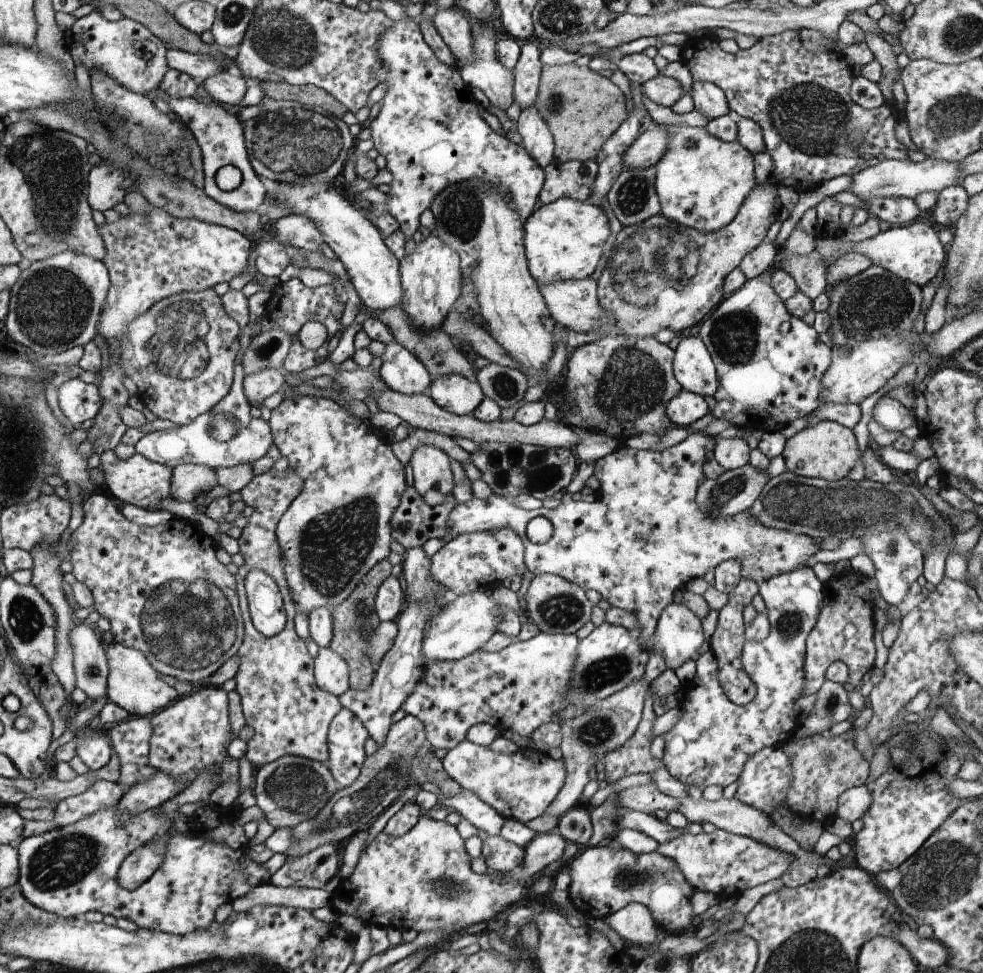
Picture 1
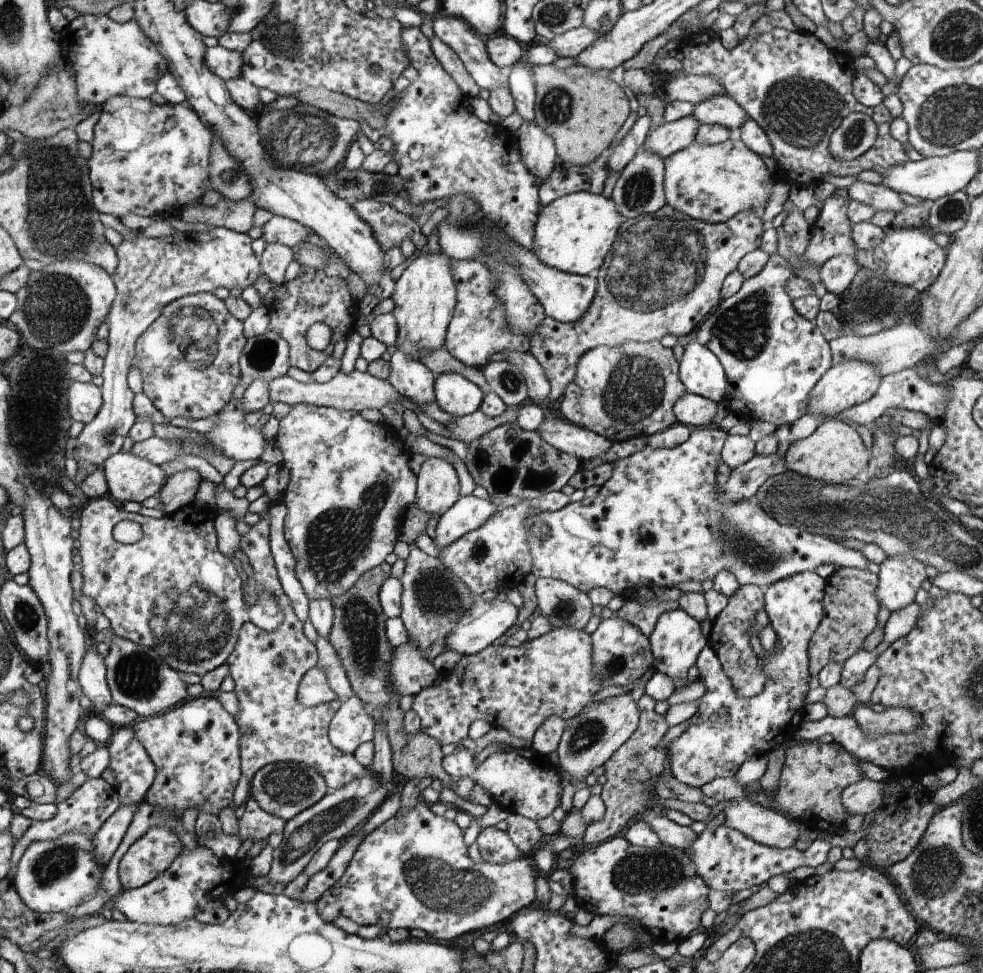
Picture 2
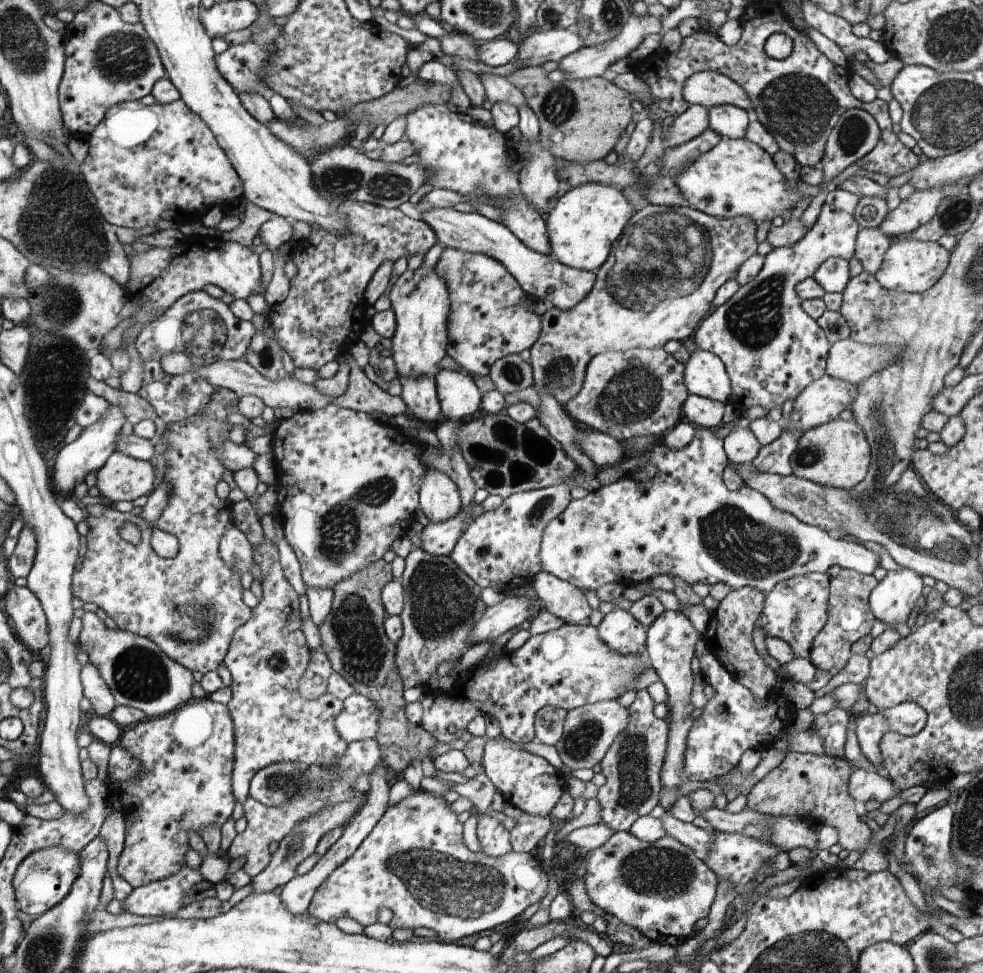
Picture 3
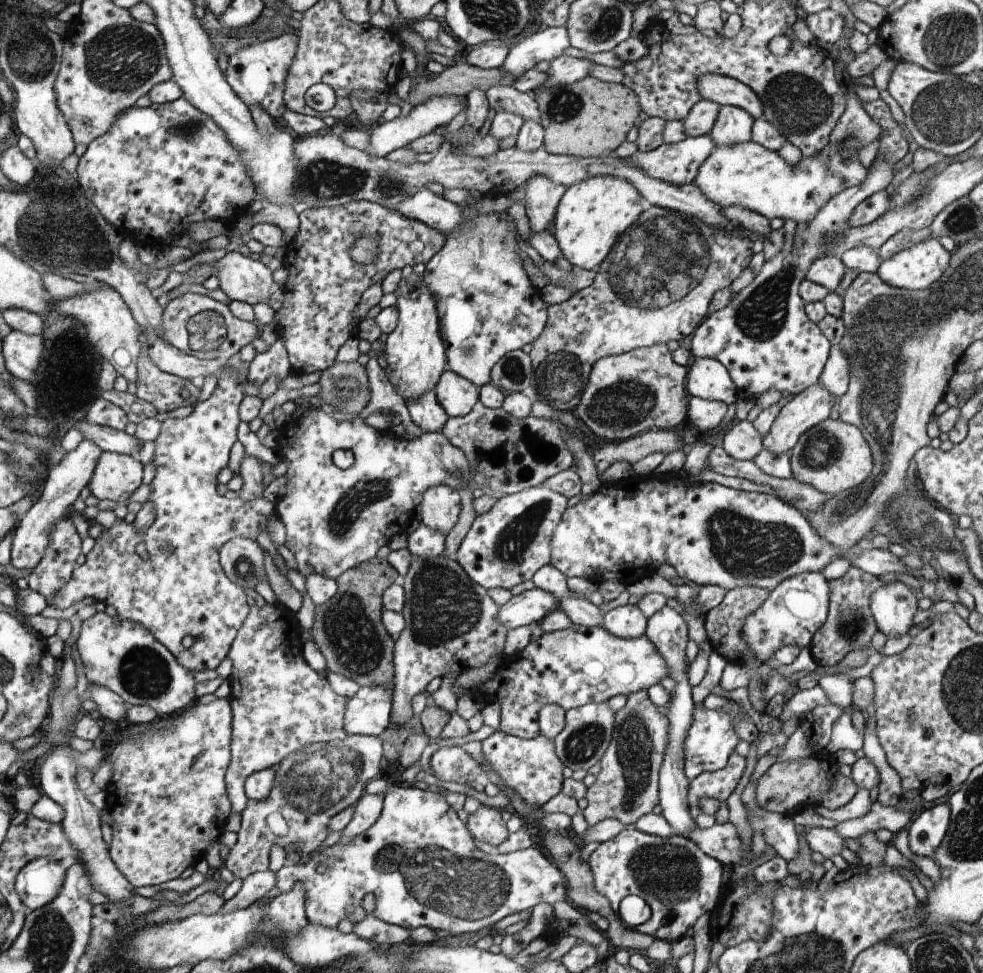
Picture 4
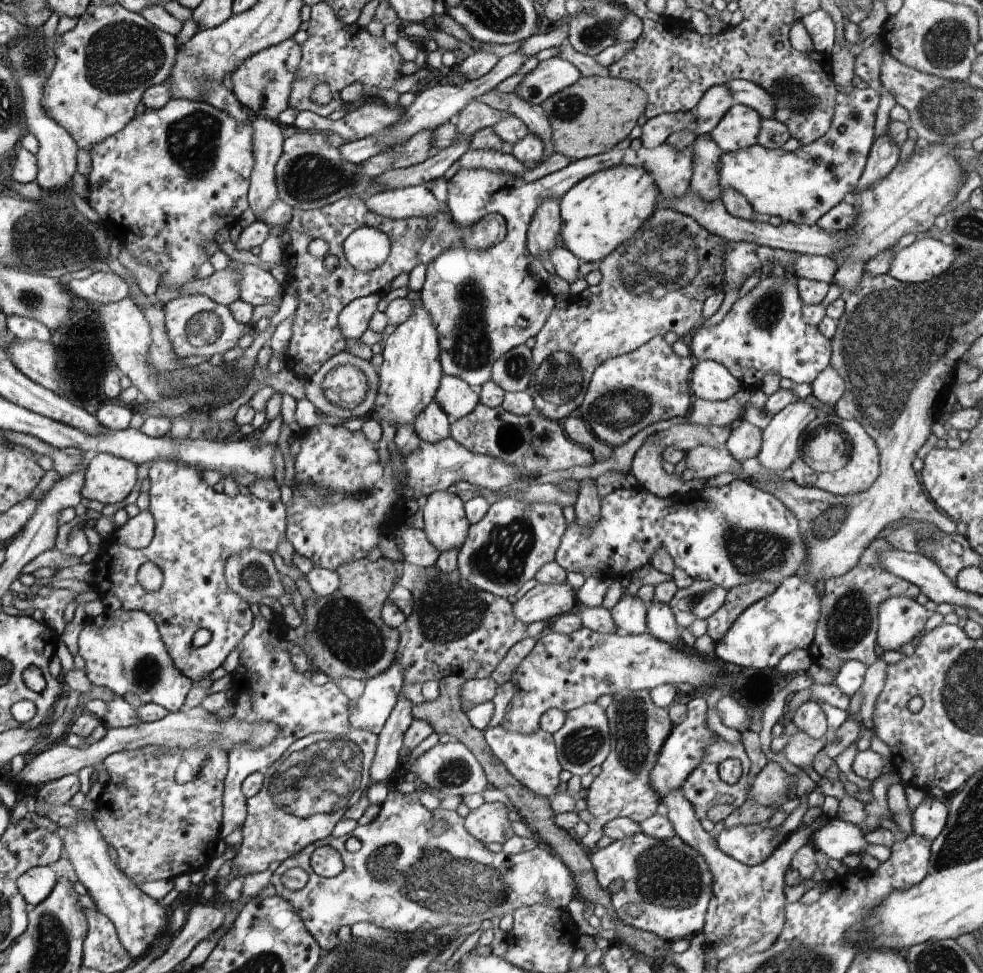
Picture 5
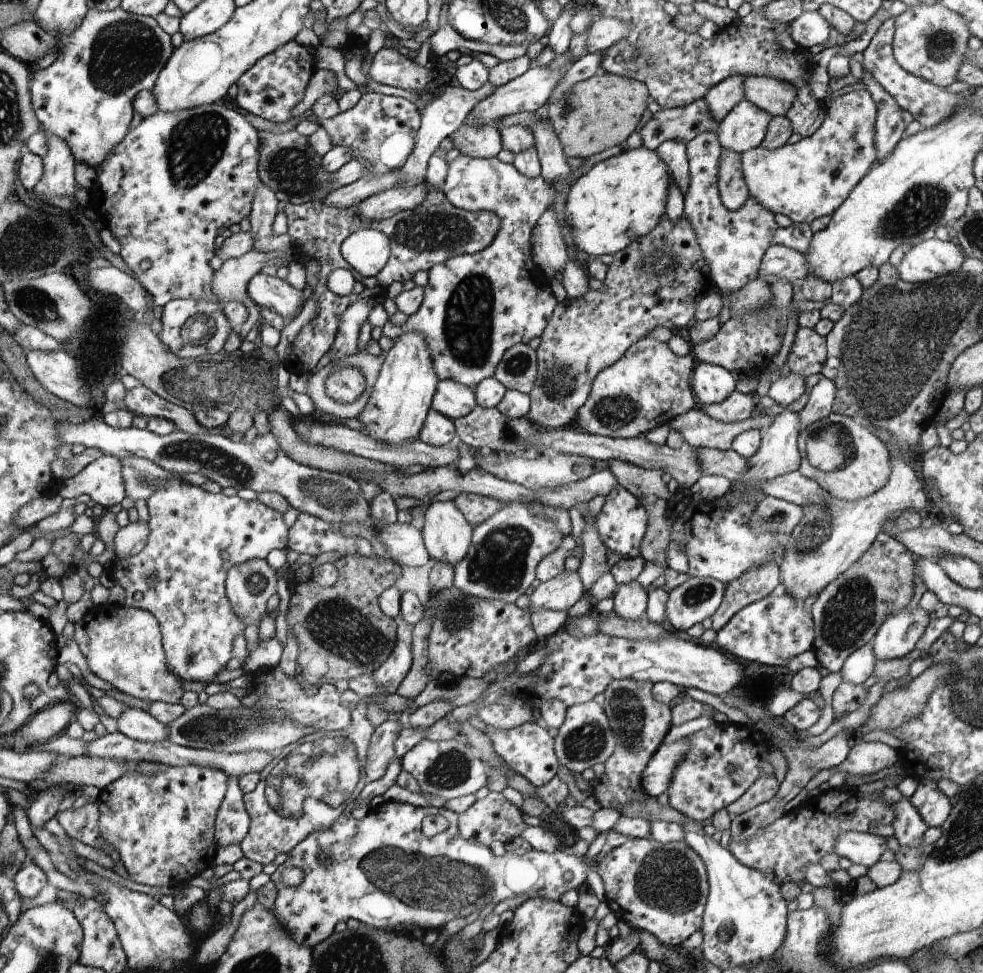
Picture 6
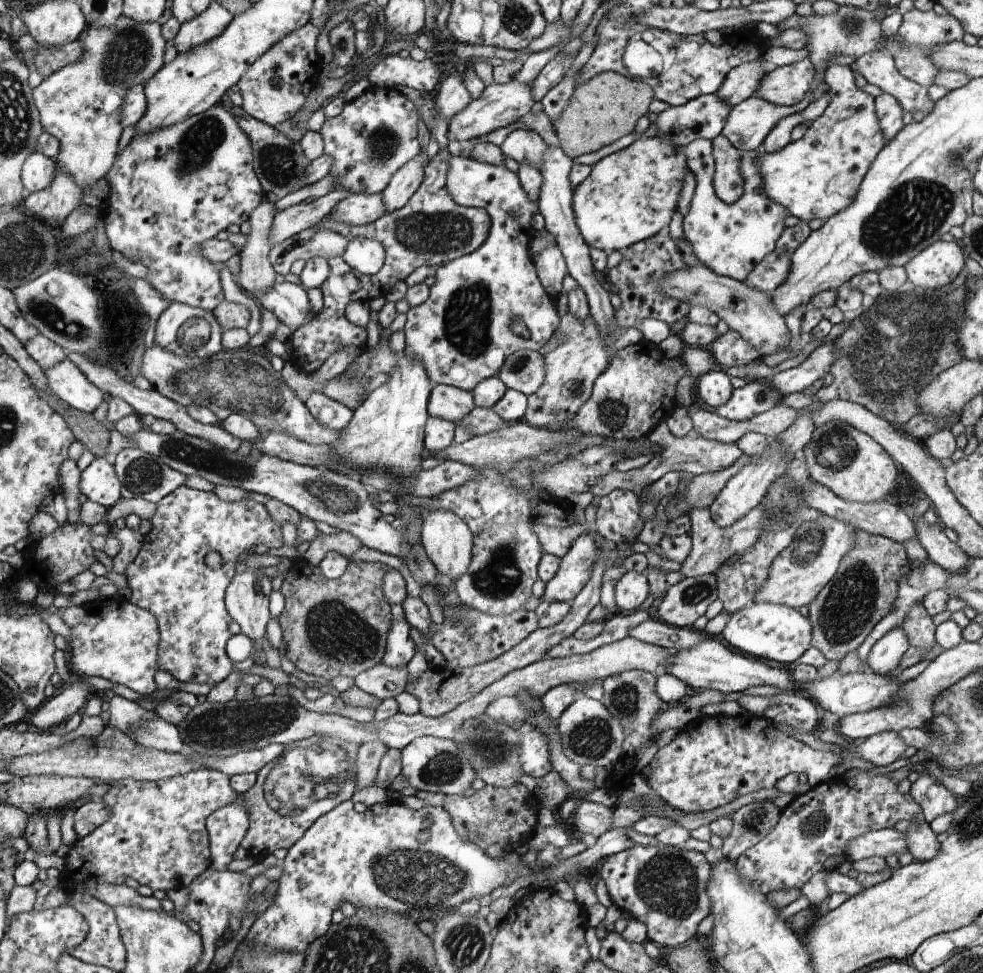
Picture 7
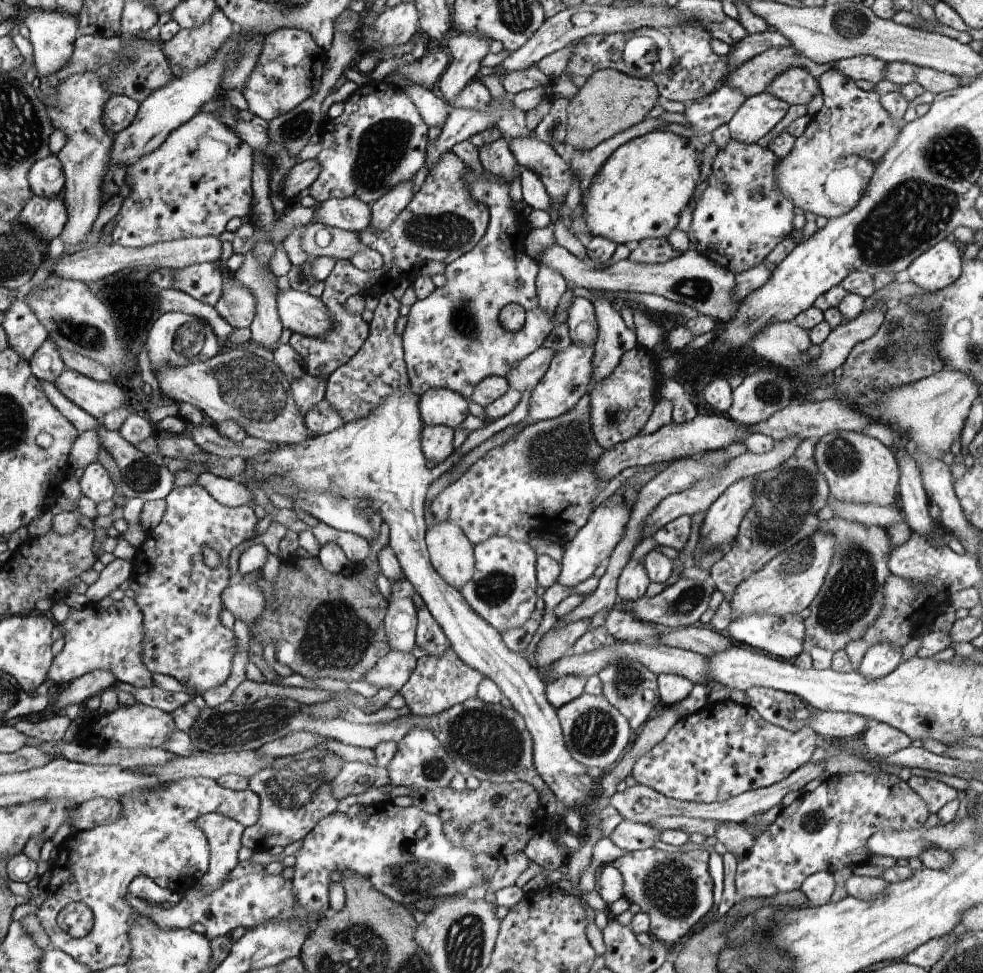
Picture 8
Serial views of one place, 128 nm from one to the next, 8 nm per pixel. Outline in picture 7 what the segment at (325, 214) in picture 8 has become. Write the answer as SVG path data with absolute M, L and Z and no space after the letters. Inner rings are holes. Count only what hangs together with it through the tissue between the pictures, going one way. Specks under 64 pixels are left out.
M352 193L335 206L331 217L345 225L361 227L372 224L384 216L386 209L388 208L381 193Z

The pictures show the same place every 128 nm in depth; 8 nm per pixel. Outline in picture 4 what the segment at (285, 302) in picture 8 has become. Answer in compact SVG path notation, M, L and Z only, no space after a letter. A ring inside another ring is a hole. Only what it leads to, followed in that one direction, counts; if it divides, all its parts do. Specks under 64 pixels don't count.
M228 252L223 258L209 264L211 275L218 274L219 287L231 301L242 301L254 306L267 302L277 288L272 271L259 260Z

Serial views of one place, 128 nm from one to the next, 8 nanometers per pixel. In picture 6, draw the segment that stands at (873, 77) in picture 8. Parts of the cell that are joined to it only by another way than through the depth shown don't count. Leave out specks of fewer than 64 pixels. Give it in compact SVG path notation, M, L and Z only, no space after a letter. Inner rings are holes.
M887 15L887 19L879 26L878 31L863 51L861 65L896 100L901 109L908 110L914 120L920 122L923 128L929 129L931 126L945 121L945 118L949 117L954 109L957 109L957 104L962 97L958 93L950 94L943 87L916 78L896 62L893 57L893 36L896 19L897 17Z

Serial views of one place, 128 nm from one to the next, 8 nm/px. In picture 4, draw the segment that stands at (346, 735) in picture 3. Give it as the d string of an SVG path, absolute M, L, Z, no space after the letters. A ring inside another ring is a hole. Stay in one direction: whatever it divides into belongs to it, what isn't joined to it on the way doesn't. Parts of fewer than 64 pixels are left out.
M380 685L360 687L349 700L345 727L349 735L380 737L391 724L393 688Z

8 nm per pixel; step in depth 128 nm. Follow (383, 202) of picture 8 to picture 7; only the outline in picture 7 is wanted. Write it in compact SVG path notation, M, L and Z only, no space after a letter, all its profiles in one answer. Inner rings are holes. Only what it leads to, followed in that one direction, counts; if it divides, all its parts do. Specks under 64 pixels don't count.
M418 155L409 160L381 192L384 196L385 206L388 208L385 210L386 213L400 210L418 190L425 175L426 159L426 157Z

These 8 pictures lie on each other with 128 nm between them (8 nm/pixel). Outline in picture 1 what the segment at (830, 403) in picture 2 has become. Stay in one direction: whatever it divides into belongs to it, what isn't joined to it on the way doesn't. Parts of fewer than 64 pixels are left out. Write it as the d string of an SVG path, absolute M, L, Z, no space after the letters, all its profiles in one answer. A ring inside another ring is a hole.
M872 264L864 272L839 282L834 288L830 288L829 292L830 304L827 311L831 318L829 334L834 342L834 350L830 366L821 378L821 402L860 405L860 402L878 391L878 388L882 388L904 364L917 361L910 348L909 334L914 329L912 321L920 312L922 288L898 278L880 265Z

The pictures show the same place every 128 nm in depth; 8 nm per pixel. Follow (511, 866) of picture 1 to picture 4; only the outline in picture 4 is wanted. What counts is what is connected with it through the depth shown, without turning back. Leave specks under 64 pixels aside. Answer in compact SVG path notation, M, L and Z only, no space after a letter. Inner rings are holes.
M482 804L469 816L467 822L474 838L494 847L501 845L509 837L507 822L502 819L502 811L496 807Z

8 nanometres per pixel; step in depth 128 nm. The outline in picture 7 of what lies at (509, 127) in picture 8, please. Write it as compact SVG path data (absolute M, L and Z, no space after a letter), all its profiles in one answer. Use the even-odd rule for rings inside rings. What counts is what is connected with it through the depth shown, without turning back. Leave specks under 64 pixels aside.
M513 79L509 83L492 83L484 89L483 95L470 101L460 112L450 120L447 128L449 140L470 140L488 134L496 128L508 126L519 121L525 114L532 112L534 100L531 97L531 85Z

